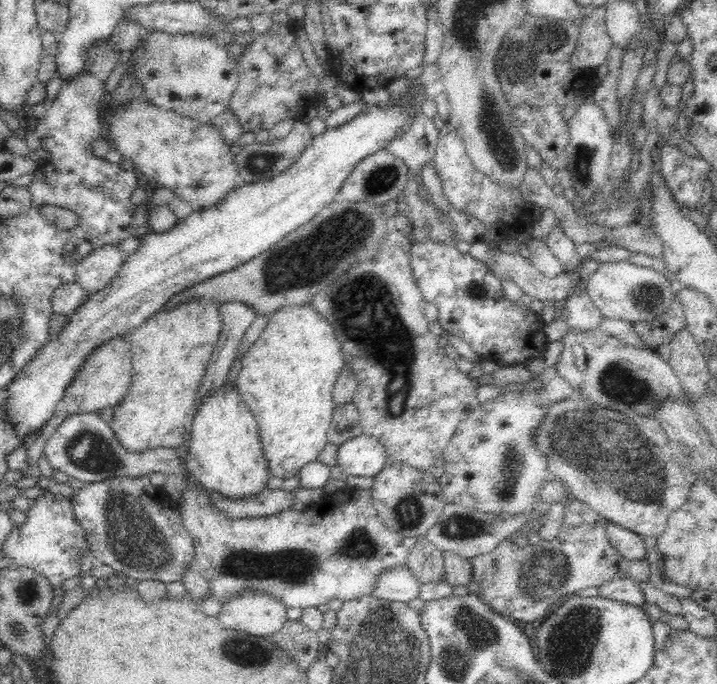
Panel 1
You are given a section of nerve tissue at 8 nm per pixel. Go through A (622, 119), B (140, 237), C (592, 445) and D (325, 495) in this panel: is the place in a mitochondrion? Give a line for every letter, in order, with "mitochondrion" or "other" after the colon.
A: other
B: other
C: mitochondrion
D: other

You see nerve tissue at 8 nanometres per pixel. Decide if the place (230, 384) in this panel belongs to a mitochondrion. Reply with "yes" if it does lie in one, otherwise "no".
no

